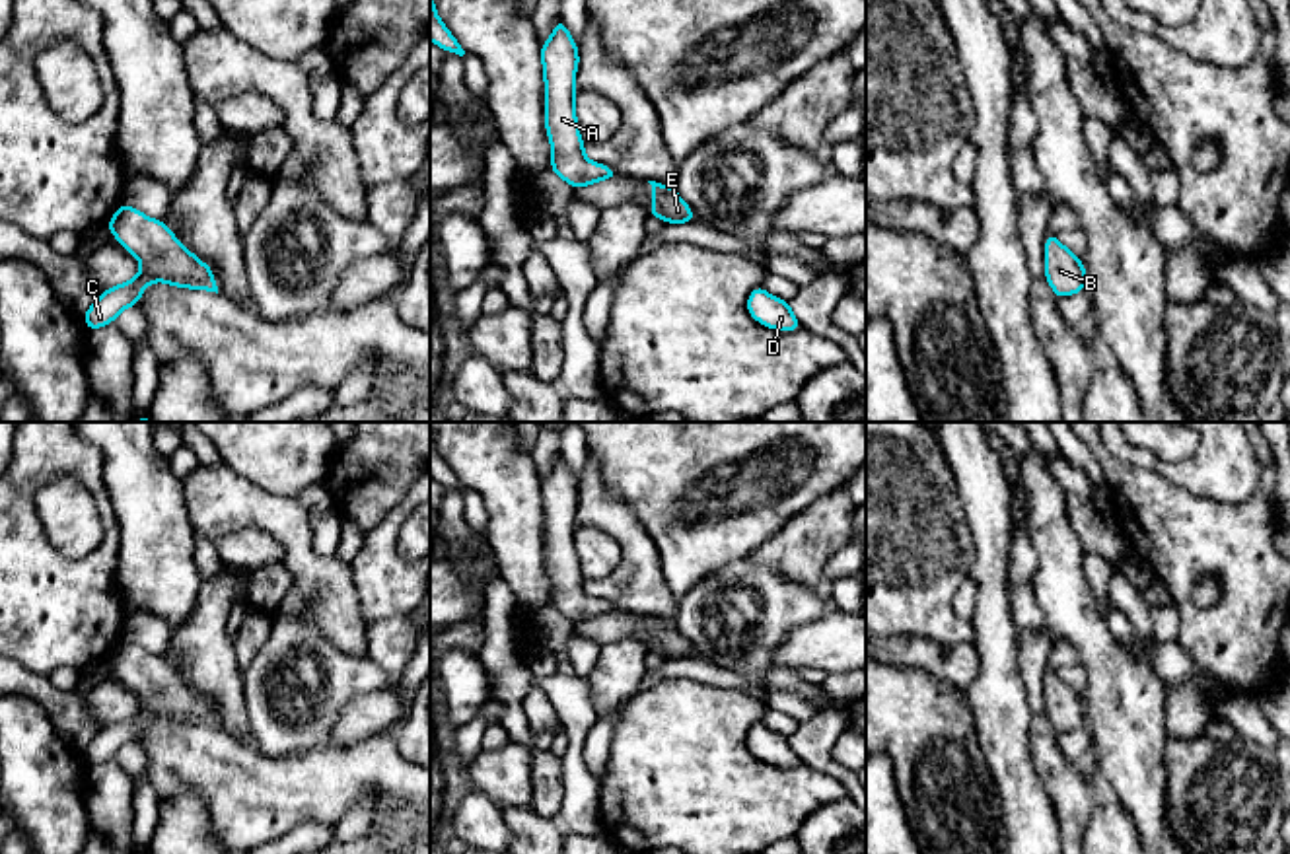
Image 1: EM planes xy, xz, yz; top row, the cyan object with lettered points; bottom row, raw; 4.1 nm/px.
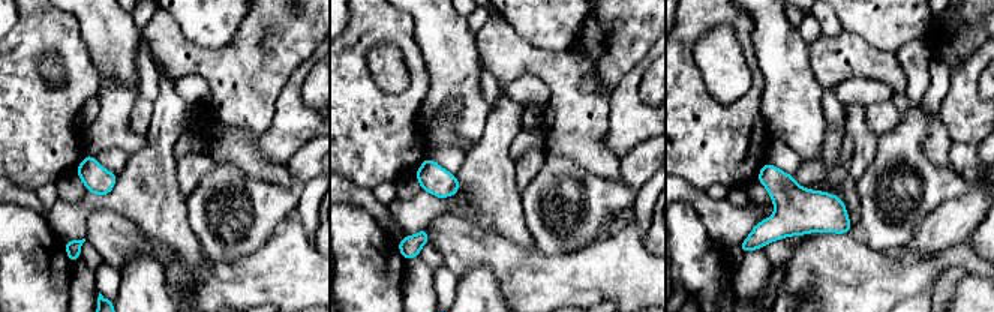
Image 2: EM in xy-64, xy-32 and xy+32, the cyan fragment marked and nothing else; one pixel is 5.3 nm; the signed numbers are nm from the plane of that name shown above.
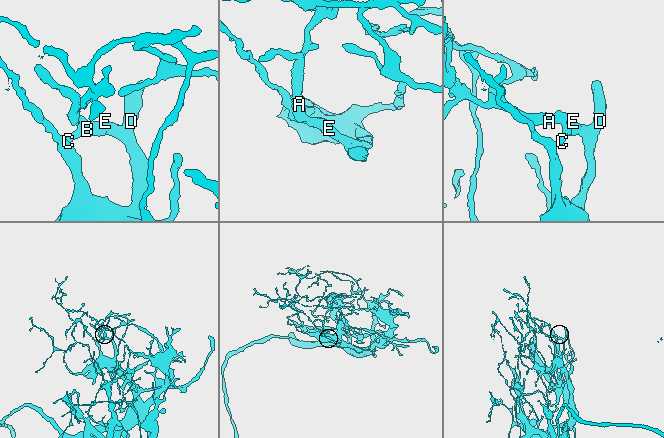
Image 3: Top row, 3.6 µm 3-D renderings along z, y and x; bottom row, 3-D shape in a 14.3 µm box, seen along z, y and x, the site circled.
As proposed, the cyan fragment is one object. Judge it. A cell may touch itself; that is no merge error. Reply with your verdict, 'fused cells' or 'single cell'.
single cell

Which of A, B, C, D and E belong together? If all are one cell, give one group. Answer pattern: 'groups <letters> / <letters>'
groups A B C D E

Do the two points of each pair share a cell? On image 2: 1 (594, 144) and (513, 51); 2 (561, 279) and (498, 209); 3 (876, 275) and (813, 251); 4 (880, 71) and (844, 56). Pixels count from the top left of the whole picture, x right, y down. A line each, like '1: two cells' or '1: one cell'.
1: one cell
2: two cells
3: one cell
4: one cell

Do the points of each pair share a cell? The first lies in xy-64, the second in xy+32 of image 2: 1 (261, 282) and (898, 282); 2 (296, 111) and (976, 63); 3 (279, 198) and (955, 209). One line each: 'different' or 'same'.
1: same
2: same
3: different

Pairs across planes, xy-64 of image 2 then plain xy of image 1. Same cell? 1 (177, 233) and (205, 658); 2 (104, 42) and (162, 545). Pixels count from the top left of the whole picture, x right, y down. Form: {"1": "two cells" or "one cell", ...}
{"1": "one cell", "2": "one cell"}

